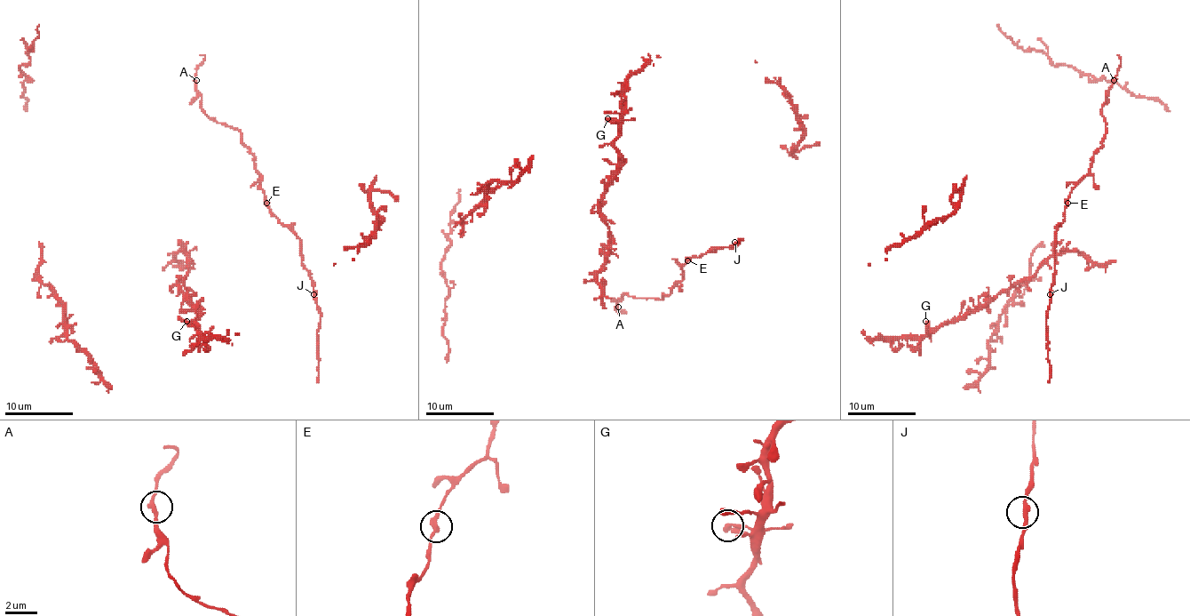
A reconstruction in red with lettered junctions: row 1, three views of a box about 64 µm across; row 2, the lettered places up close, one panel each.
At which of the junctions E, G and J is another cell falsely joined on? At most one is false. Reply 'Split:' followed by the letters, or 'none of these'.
Split: none of these

